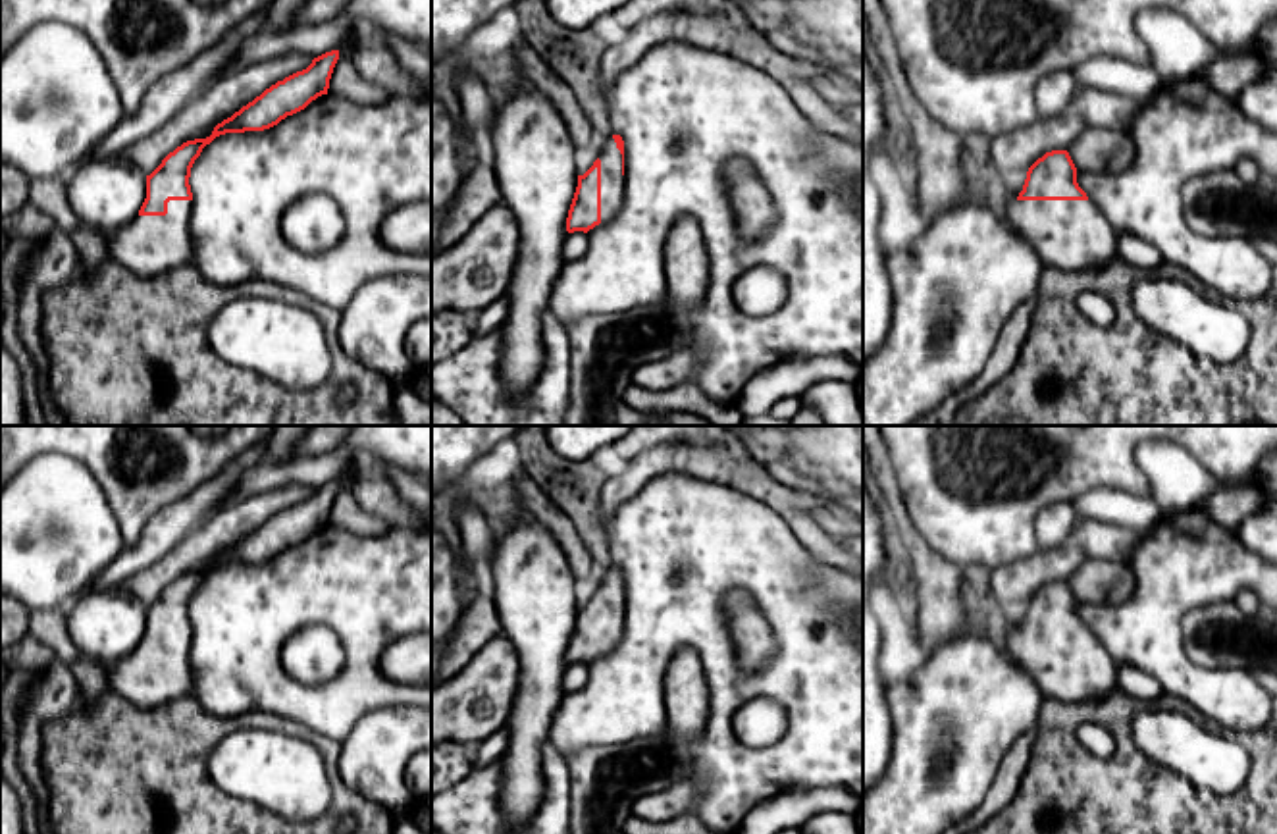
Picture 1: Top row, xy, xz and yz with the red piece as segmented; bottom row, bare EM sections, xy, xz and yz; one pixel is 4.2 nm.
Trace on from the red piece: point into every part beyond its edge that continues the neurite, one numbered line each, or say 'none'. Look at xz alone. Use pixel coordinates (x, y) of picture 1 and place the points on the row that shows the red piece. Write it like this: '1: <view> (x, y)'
1: xz (611, 160)

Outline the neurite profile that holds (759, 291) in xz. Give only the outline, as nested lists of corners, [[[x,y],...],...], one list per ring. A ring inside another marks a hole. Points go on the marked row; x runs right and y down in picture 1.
[[[757,266],[736,279],[732,297],[742,312],[769,316],[786,300],[786,279],[770,266]]]

